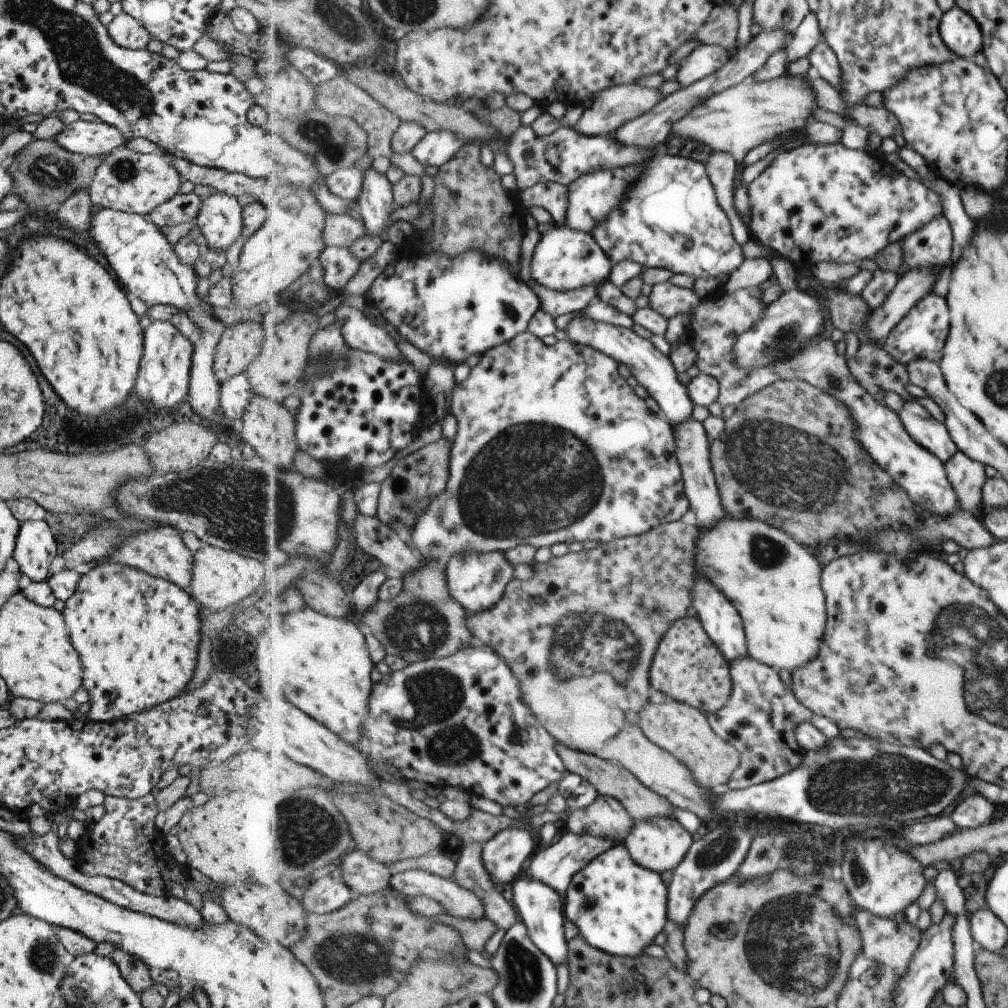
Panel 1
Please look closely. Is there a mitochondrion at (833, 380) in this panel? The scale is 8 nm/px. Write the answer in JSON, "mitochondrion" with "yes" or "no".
{"mitochondrion":"yes"}

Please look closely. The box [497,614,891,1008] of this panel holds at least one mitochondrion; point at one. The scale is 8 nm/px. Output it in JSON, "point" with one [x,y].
{"point":[799,946]}

